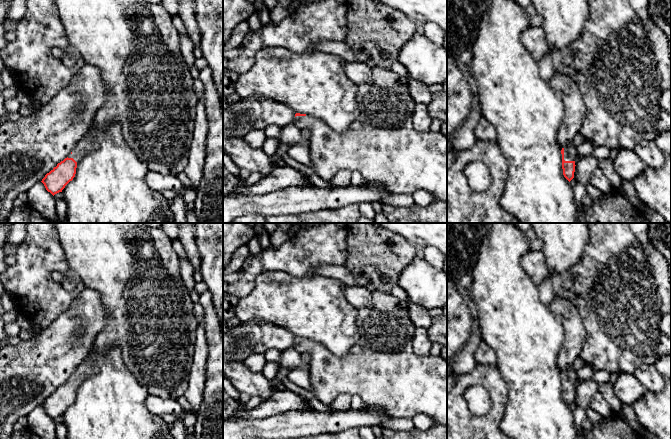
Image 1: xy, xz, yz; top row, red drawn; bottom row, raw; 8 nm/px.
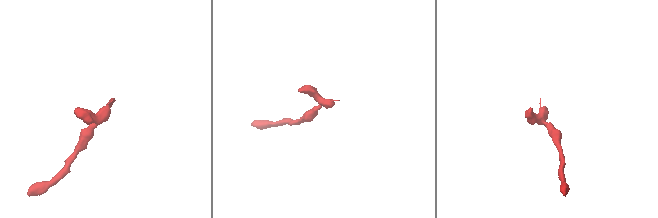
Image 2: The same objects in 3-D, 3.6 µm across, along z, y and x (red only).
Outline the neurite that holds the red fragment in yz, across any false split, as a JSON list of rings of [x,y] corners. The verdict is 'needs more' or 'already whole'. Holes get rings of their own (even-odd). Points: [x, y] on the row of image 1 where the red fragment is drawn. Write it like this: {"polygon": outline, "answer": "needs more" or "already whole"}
{"polygon": [[[571,143],[569,146],[562,148],[562,169],[564,177],[570,182],[574,178],[575,159],[577,156],[576,146]]], "answer": "needs more"}

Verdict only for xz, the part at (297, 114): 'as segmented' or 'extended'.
extended

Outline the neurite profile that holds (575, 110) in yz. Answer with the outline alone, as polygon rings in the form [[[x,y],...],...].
[[[555,72],[548,83],[564,95],[564,118],[557,137],[560,147],[565,148],[573,143],[575,135],[580,132],[587,108],[577,84],[568,76]]]

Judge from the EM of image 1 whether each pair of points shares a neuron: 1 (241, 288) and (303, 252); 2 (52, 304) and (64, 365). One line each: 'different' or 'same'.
1: same
2: different

